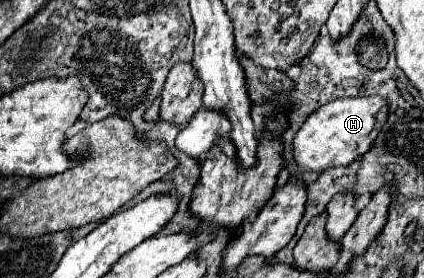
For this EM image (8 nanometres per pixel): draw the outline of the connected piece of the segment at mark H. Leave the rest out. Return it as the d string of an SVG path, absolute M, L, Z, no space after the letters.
M338 98L310 114L292 140L292 158L302 172L322 172L354 162L374 144L386 122L388 106L384 98Z

